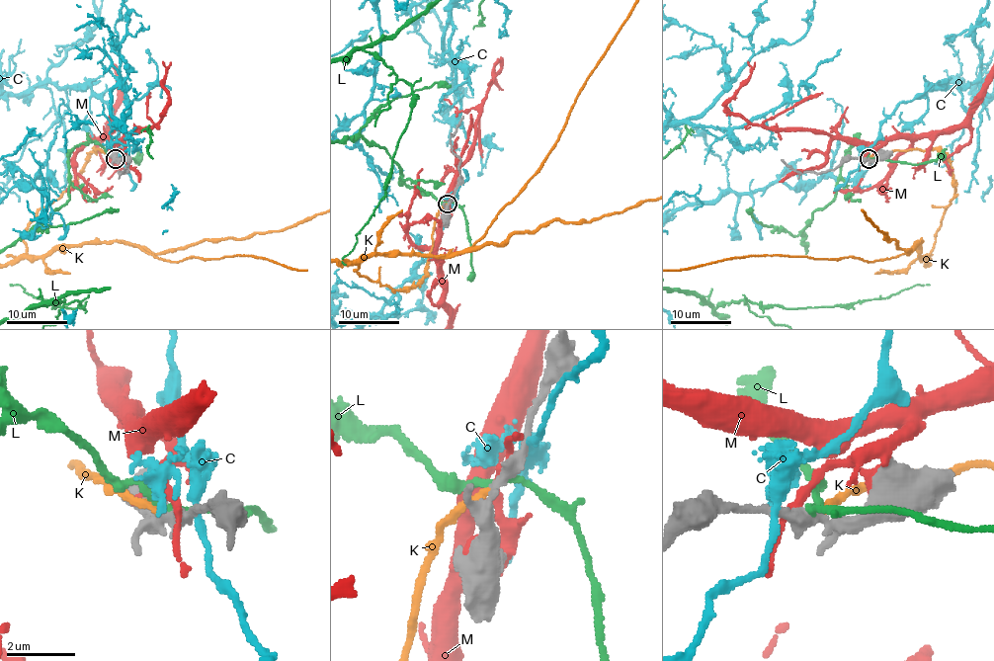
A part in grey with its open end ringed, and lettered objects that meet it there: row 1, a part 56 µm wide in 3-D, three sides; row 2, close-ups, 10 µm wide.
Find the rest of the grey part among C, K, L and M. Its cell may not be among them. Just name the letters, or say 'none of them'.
K

